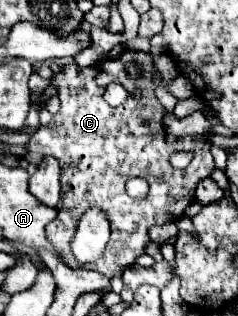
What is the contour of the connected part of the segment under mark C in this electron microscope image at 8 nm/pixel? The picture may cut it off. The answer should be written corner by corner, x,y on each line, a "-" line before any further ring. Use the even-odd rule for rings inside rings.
124,52
120,58
114,58
114,60
100,60
98,64
94,66
88,66
88,68
80,68
78,64
66,64
62,66
60,72
54,72
52,74
52,86
56,88
58,92
58,98
60,98
60,110
52,116
50,124
46,126
40,126
36,130
36,136
30,136
28,140
28,154
26,154
26,160
30,164
34,162
40,162
42,158
46,156
54,156
58,158
60,166
66,166
64,174
62,174
62,188
70,190
70,192
90,192
90,198
94,198
94,206
102,208
108,216
111,224
111,234
108,245
105,249
104,256
98,259
94,264
80,264
71,253
68,248
68,238
60,238
60,234
66,234
66,232
60,232
60,230
66,230
70,228
68,220
74,220
74,216
66,216
66,218
60,218
58,216
55,220
50,222
46,229
46,236
52,246
62,254
62,260
68,264
71,269
77,269
79,267
89,270
96,270
104,274
108,278
114,278
114,276
122,276
124,268
136,264
136,260
146,252
146,246
152,242
150,240
150,234
148,230
152,226
162,226
166,222
176,222
180,220
180,216
184,216
184,210
194,202
194,190
196,190
196,150
200,152
200,148
204,148
208,152
208,176
212,174
214,170
214,158
210,154
210,144
206,142
198,142
200,138
194,136
192,140
190,138
180,138
176,146
168,146
166,144
166,132
164,132
164,112
166,108
160,104
160,100
156,98
154,94
154,56
150,56
150,66
146,66
146,86
144,86
144,96
140,100
134,100
132,92
136,90
136,84
132,80
128,80
126,72
124,72
124,64
132,60
132,52
-
110,82
120,82
126,90
128,90
128,100
122,104
122,106
110,106
104,102
104,90
-
192,146
192,160
186,168
174,168
170,164
170,156
174,152
180,152
184,148
190,148
-
76,170
82,170
84,178
80,178
78,184
74,184
72,176
-
130,178
144,178
150,186
146,198
138,200
138,198
130,198
126,194
126,182

